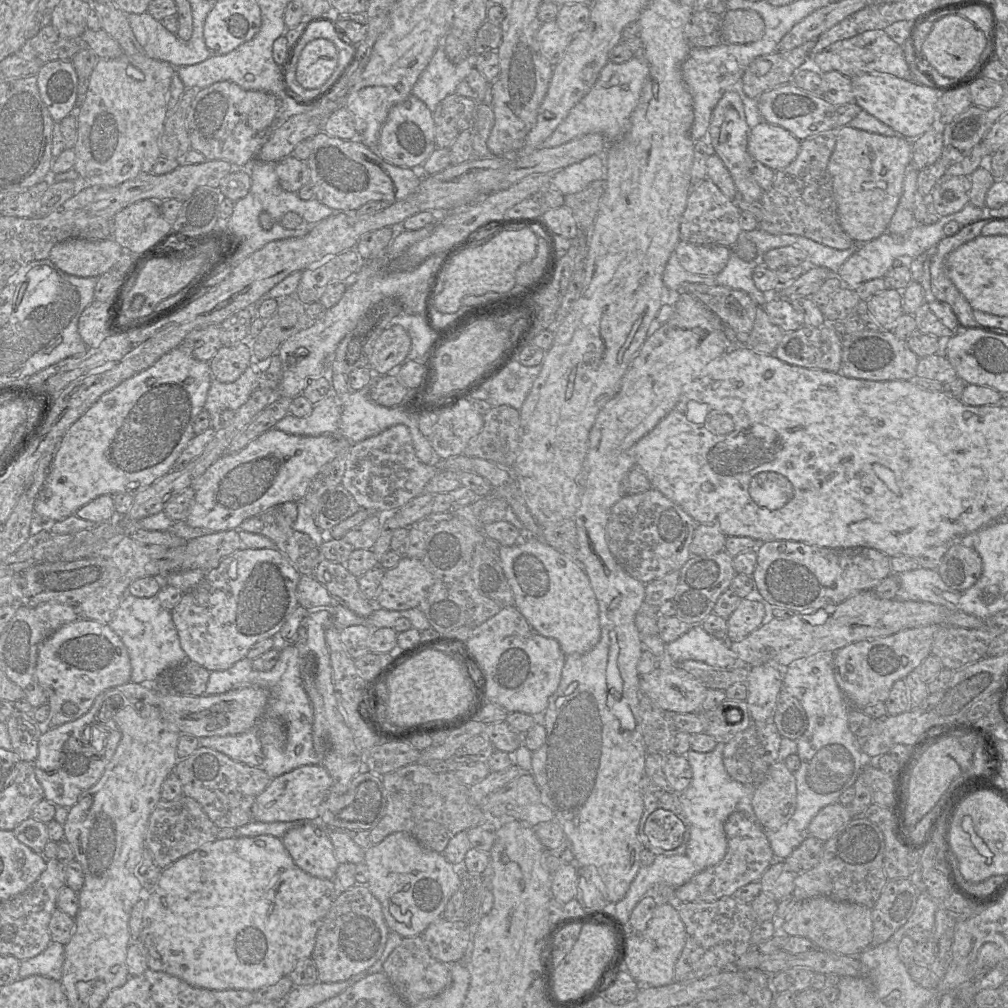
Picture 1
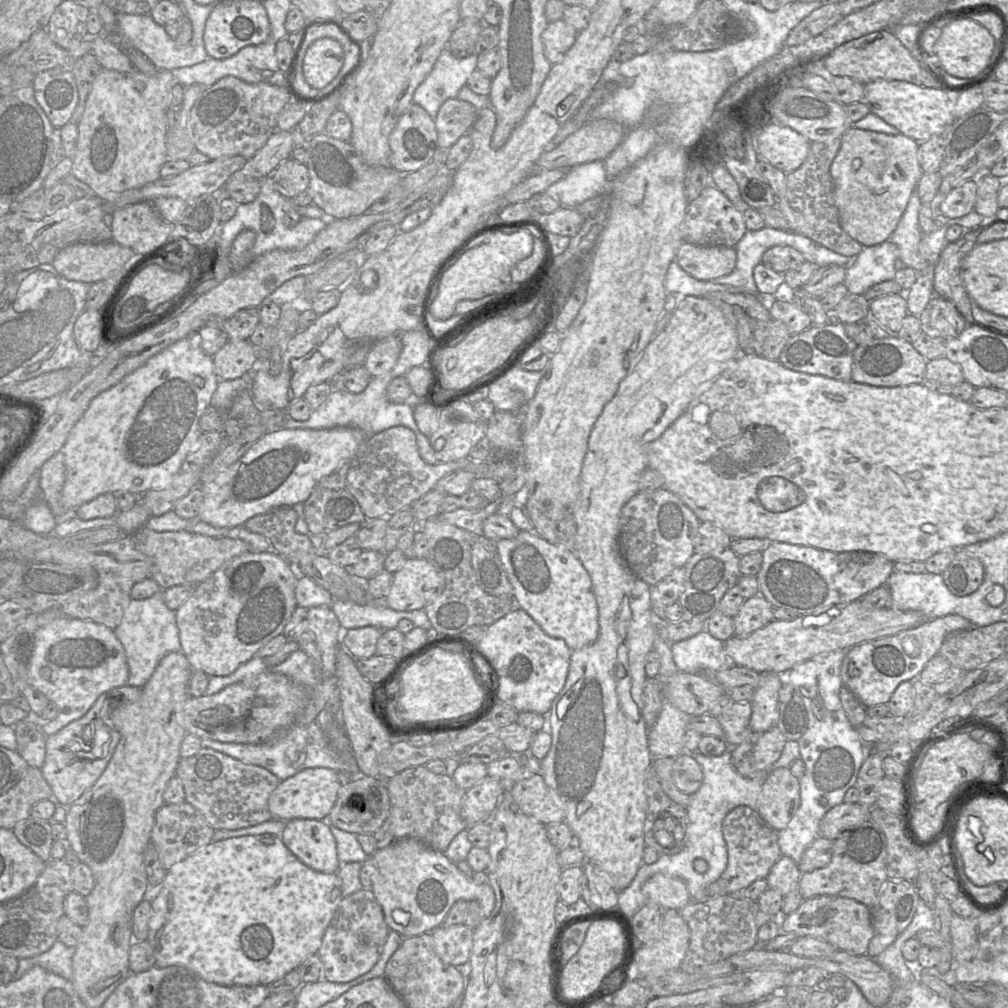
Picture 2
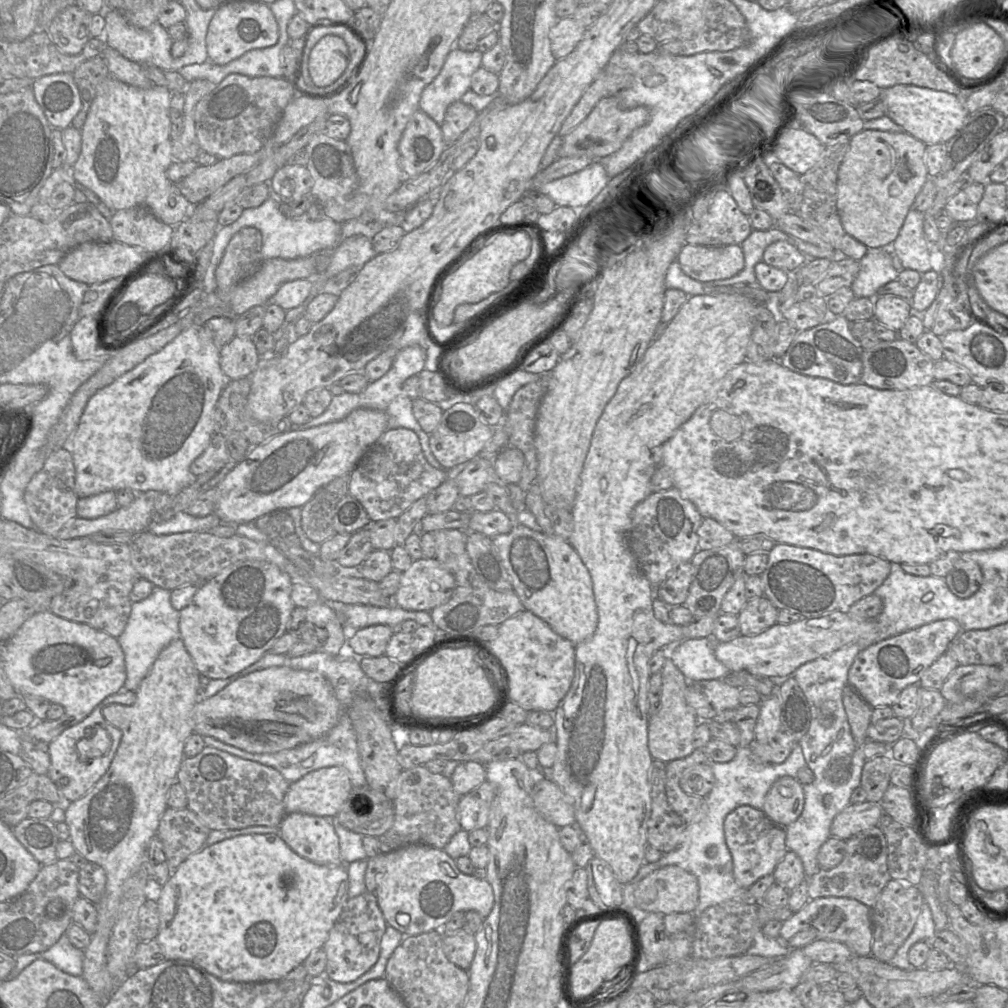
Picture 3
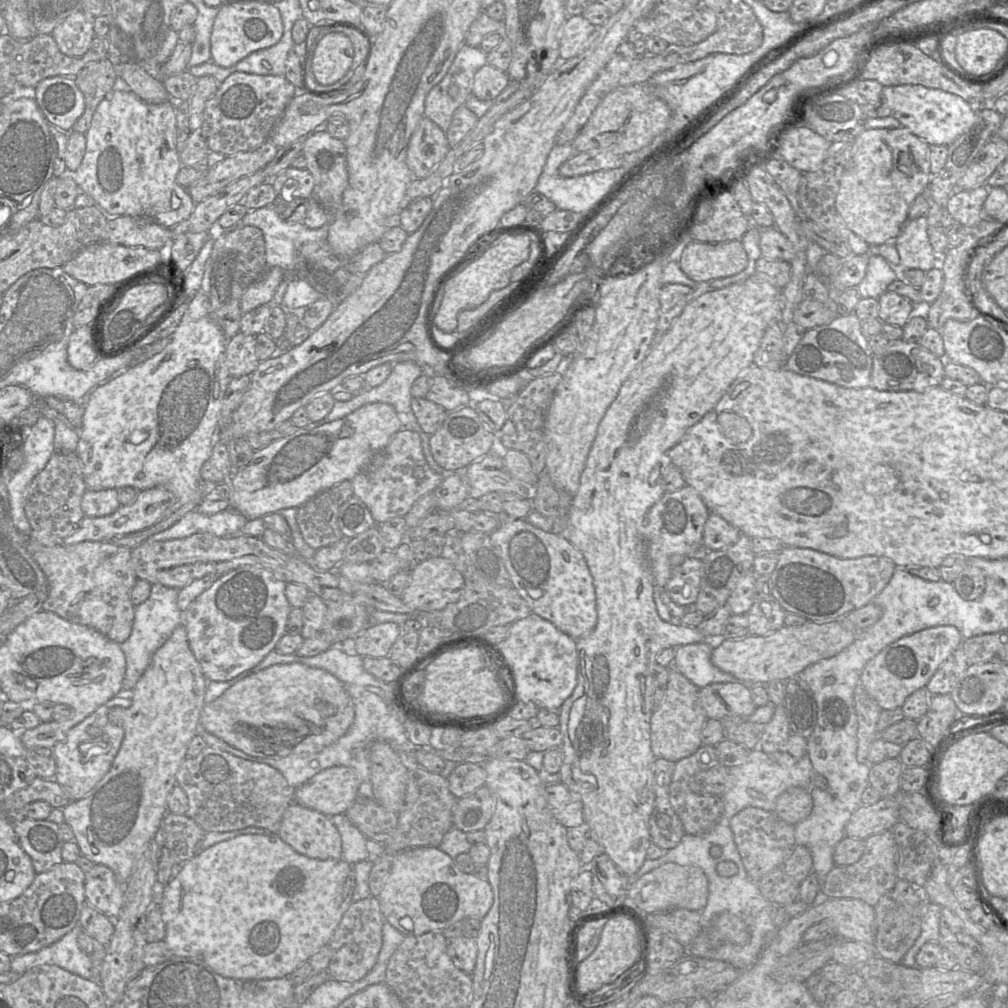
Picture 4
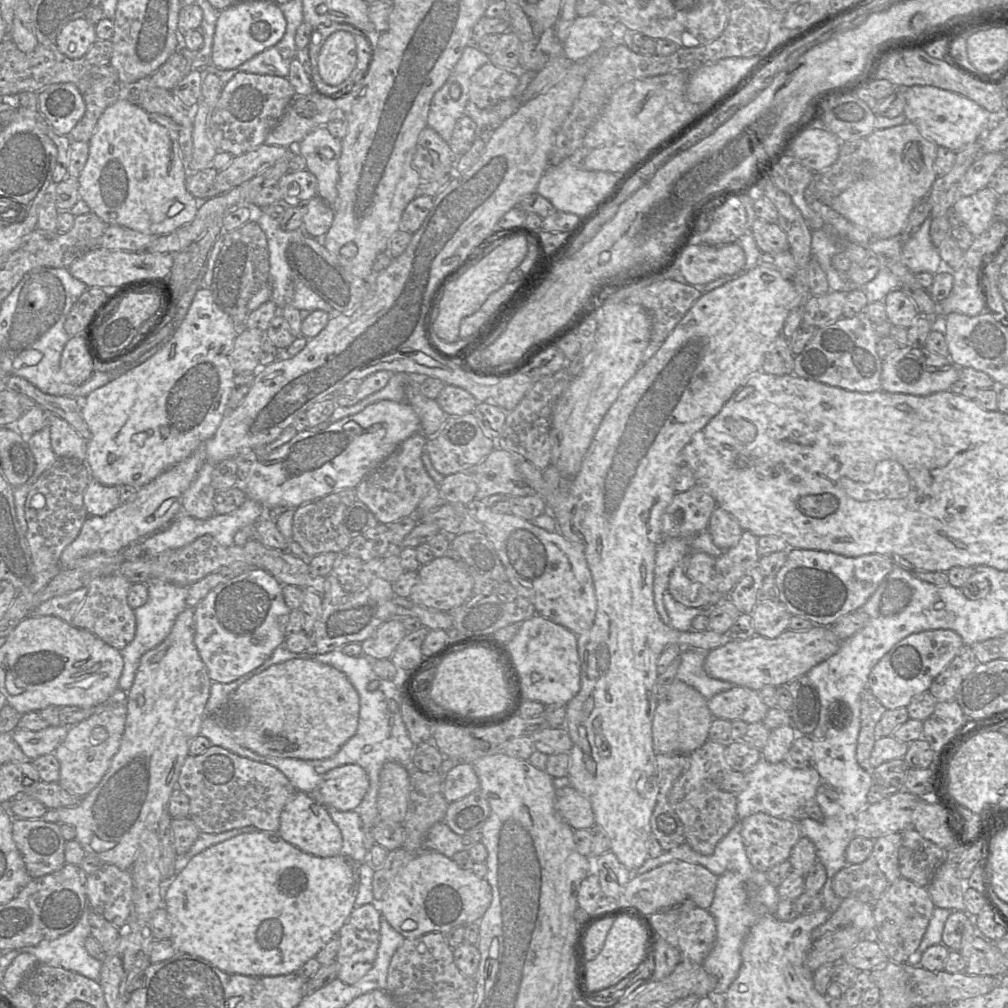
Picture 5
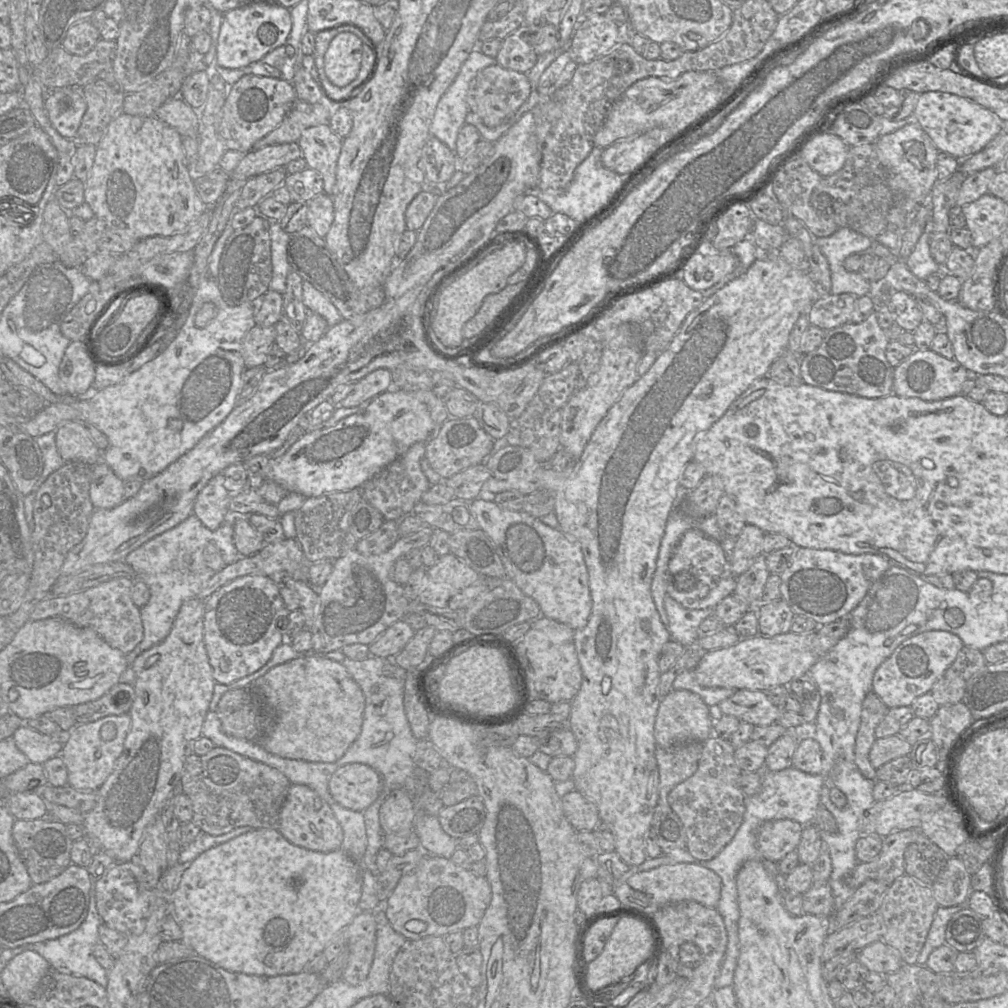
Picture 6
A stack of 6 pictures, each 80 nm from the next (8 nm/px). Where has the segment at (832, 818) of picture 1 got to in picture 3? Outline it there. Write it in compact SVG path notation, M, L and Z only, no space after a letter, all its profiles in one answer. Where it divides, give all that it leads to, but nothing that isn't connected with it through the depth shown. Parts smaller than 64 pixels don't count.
M880 802L850 803L833 819L831 837L847 840L863 830L877 826L883 814Z

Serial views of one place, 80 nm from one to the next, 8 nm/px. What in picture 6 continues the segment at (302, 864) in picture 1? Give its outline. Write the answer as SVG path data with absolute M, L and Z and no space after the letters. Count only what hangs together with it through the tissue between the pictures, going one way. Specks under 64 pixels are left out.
M292 784L280 812L279 832L292 844L322 853L342 849L343 830L329 804L313 789Z

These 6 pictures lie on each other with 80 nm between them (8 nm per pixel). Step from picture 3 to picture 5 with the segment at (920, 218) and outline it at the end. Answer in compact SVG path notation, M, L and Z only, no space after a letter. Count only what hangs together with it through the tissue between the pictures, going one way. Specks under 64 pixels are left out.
M930 215L921 224L919 230L902 245L901 261L912 273L938 272L941 257L931 241L931 221Z

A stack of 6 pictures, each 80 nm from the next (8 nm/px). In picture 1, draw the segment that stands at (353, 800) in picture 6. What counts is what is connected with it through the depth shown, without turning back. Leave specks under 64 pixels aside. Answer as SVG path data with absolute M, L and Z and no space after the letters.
M304 765L271 780L252 806L253 821L292 822L319 818L319 807L333 786L327 770L321 765Z

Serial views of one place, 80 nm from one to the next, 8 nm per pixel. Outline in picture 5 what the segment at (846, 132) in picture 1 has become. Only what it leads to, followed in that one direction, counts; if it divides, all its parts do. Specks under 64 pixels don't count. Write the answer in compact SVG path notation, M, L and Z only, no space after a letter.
M910 122L901 126L874 130L866 140L869 144L869 152L868 161L865 162L864 166L864 174L834 198L832 209L851 223L866 228L873 238L900 237L913 207L920 199L930 193L937 178L934 170L937 145L924 137L918 128Z

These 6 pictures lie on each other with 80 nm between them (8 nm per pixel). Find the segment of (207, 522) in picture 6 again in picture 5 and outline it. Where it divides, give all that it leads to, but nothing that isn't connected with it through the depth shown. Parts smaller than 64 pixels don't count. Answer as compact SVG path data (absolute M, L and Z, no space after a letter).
M205 463L199 470L196 478L182 496L182 512L199 519L209 519L215 515L214 495L216 490L212 487L213 463Z

